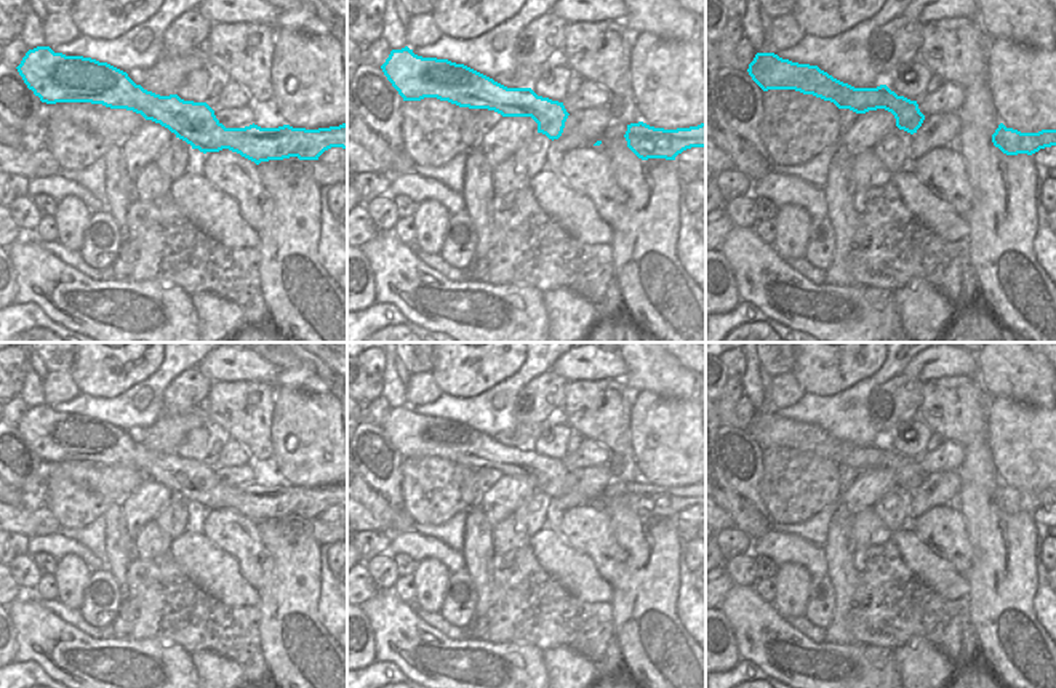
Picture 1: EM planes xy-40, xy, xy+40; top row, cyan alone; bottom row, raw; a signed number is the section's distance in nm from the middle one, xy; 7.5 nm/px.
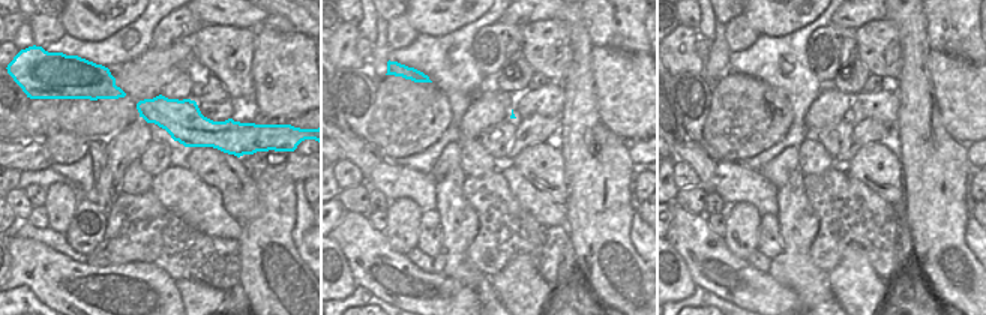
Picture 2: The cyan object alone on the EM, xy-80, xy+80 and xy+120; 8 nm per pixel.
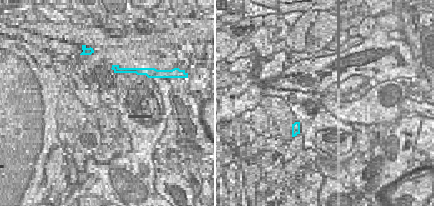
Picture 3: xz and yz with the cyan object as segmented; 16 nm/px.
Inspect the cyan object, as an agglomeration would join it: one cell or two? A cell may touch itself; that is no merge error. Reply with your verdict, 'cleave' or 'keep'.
keep

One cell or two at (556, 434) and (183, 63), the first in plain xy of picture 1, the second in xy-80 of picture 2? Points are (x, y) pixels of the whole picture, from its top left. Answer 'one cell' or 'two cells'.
two cells

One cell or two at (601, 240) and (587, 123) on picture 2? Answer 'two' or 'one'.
one

